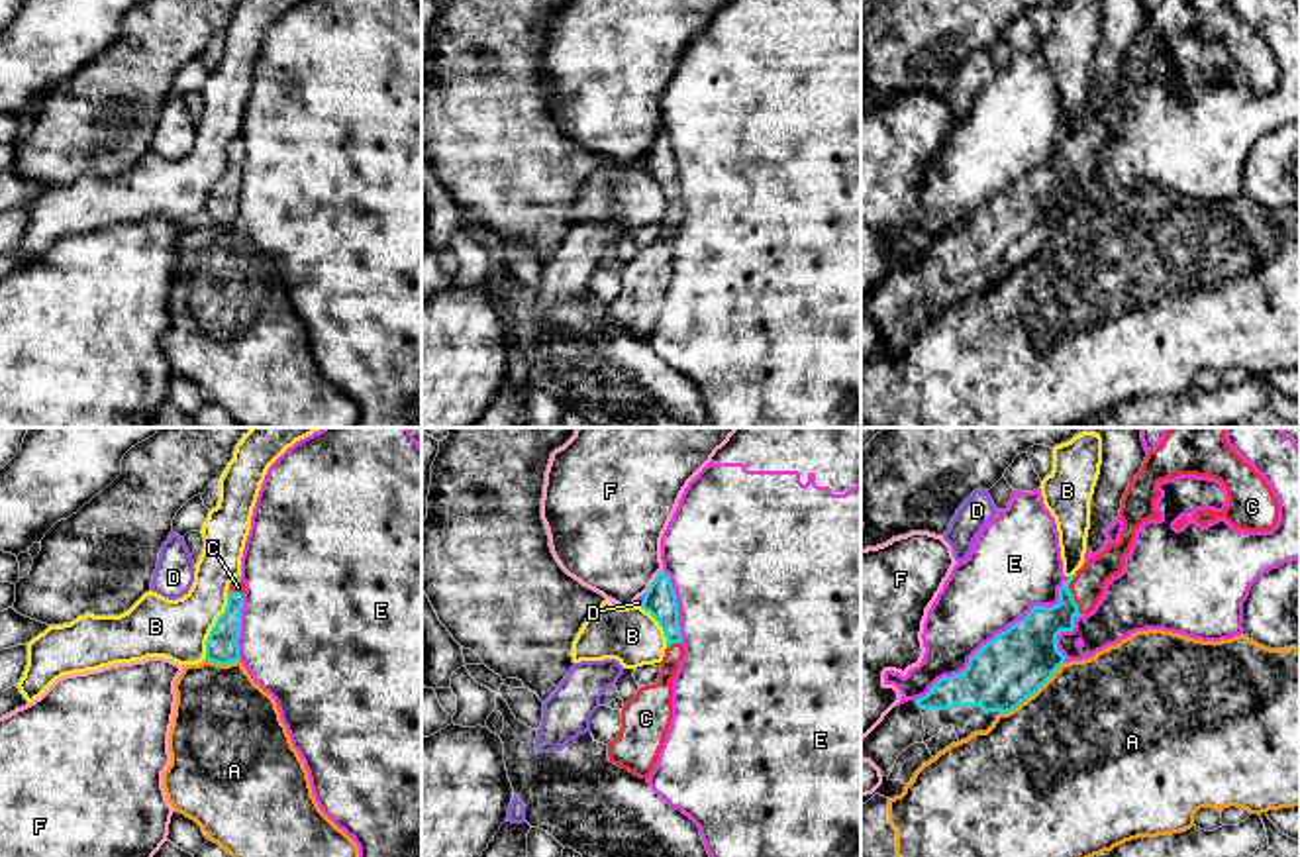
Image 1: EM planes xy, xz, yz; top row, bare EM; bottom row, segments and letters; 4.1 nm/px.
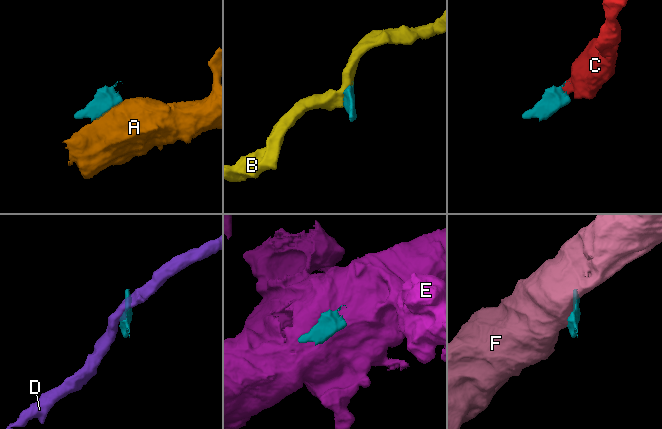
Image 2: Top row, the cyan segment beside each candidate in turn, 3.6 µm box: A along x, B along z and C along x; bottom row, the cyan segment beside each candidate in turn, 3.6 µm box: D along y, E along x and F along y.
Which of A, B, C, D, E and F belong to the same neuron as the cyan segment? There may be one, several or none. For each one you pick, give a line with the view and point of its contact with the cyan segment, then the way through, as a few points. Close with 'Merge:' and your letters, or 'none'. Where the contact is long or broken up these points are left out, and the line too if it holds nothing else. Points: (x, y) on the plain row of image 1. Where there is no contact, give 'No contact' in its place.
C: Touches cyan at yz (1071, 155)
Merge: C

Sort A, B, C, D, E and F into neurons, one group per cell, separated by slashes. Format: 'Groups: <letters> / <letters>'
Groups: A / B / C / D / E / F

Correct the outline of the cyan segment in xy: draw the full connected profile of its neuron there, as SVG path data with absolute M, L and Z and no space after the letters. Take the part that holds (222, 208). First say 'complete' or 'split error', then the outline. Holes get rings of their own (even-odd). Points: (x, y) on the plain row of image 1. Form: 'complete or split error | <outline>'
split error | M235 137L227 149L225 173L218 178L206 202L206 220L218 226L239 222L239 192L245 143Z

